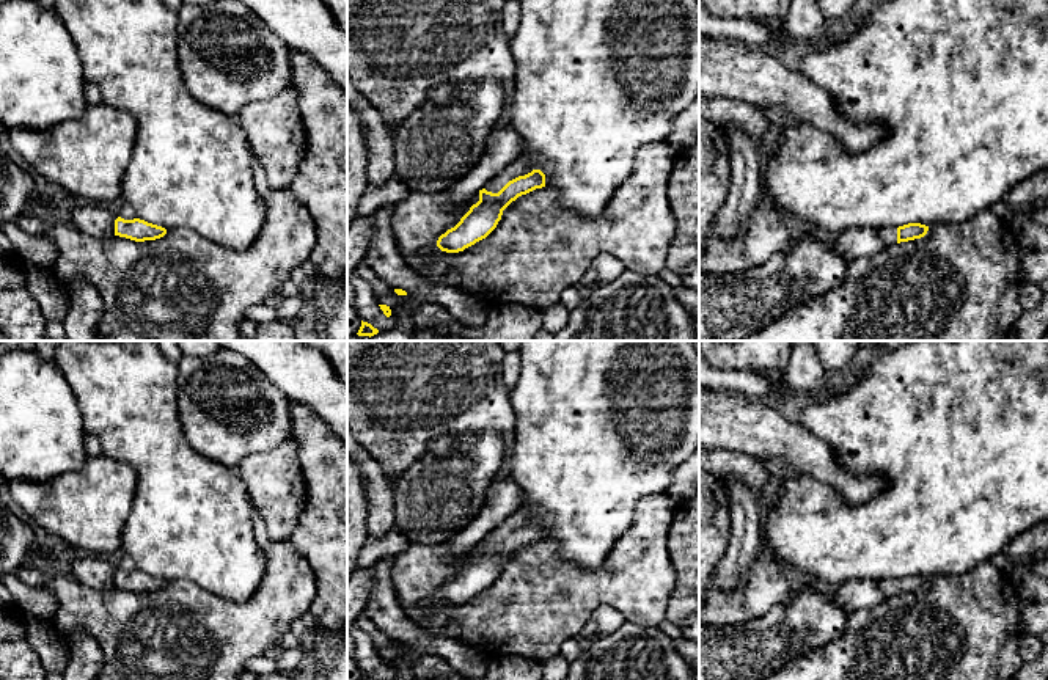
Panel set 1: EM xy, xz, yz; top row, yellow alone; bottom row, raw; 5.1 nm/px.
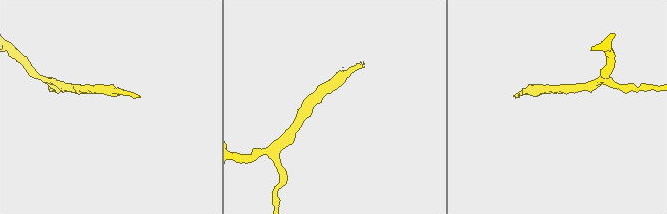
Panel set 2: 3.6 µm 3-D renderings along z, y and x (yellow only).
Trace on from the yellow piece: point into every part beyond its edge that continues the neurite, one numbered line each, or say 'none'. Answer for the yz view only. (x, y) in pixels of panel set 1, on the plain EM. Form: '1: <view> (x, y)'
1: yz (888, 586)

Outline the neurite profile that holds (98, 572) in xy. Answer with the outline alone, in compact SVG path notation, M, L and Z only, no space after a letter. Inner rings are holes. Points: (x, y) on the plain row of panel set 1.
M83 554L71 561L71 575L94 590L115 587L116 558Z

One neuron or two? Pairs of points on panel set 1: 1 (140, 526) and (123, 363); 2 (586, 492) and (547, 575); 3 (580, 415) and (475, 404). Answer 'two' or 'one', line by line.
1: one
2: two
3: two

